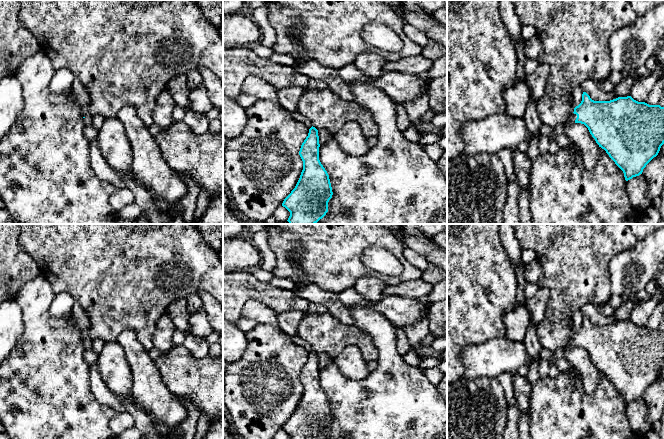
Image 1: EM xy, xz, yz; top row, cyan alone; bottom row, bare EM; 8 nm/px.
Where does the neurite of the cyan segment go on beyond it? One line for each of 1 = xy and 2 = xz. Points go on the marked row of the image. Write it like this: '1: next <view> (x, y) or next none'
1: next none
2: next none

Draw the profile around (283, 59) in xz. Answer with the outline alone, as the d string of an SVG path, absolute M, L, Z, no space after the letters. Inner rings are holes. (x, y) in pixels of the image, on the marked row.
M274 52L269 60L280 65L293 66L297 60L291 55Z

